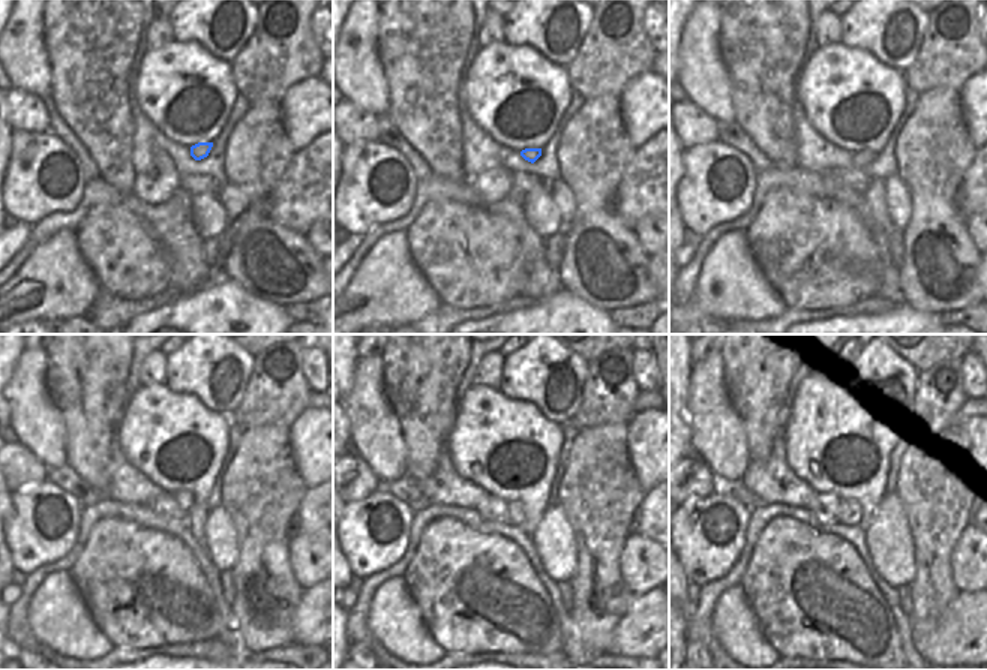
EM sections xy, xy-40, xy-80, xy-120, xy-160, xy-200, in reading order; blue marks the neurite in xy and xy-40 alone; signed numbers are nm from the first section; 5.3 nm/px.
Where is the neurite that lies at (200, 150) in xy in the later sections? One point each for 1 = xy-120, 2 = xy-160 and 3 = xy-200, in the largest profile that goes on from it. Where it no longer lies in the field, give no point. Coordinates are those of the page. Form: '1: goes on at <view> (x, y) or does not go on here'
1: goes on at xy-120 (185, 499)
2: goes on at xy-160 (516, 514)
3: goes on at xy-200 (849, 513)

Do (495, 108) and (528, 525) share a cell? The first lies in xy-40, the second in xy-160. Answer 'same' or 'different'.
same

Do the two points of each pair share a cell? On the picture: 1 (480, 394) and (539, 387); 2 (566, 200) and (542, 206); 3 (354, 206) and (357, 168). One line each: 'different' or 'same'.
1: different
2: different
3: same

